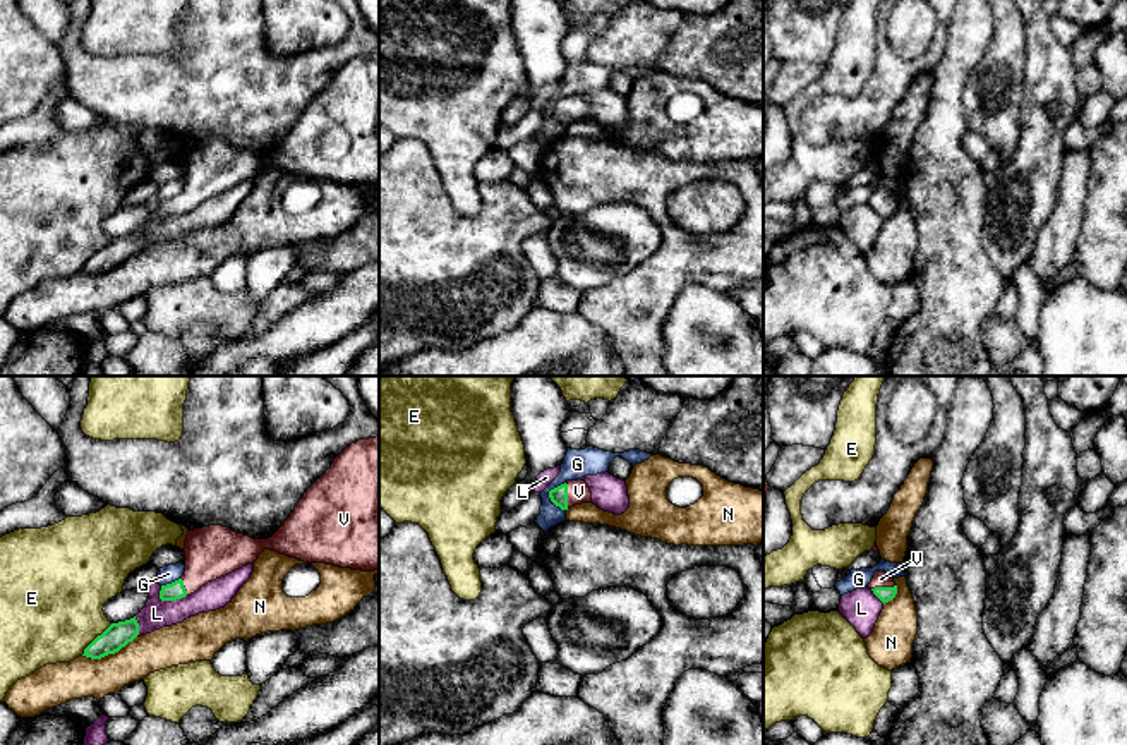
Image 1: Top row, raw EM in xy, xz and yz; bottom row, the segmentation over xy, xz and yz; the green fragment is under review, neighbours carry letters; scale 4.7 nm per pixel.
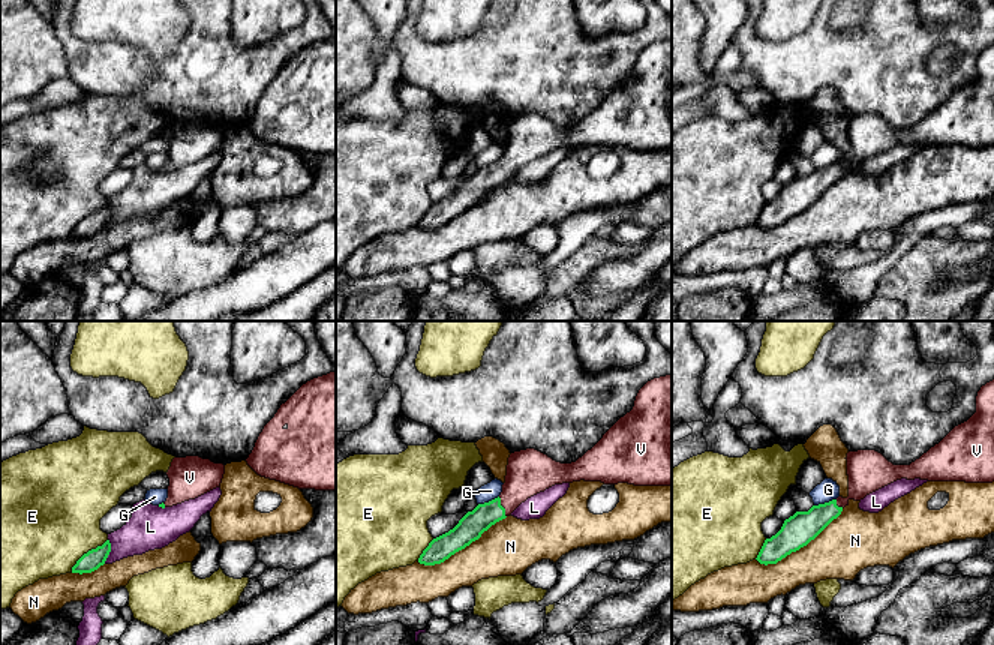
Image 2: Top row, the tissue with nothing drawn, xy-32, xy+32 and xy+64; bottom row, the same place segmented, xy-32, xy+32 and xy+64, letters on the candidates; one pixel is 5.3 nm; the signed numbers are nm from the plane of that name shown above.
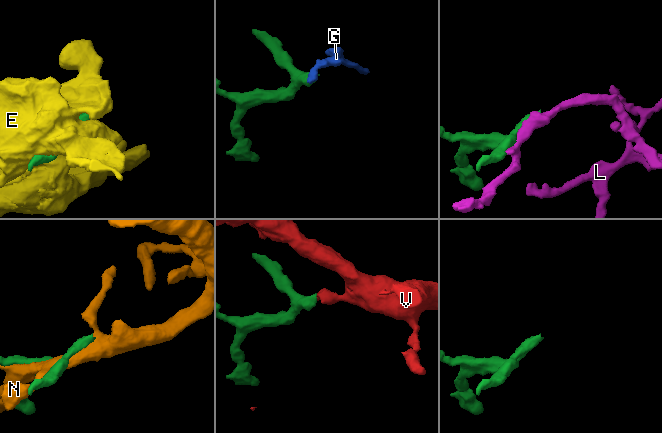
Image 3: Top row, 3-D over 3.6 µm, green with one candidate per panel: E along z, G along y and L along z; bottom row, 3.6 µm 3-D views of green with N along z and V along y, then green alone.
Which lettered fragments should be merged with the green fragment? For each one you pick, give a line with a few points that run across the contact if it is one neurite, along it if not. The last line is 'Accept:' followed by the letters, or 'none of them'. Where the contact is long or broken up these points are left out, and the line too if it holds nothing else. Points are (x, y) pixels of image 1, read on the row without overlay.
V: line xz (558, 110), (566, 110), (578, 107)
Accept: V

